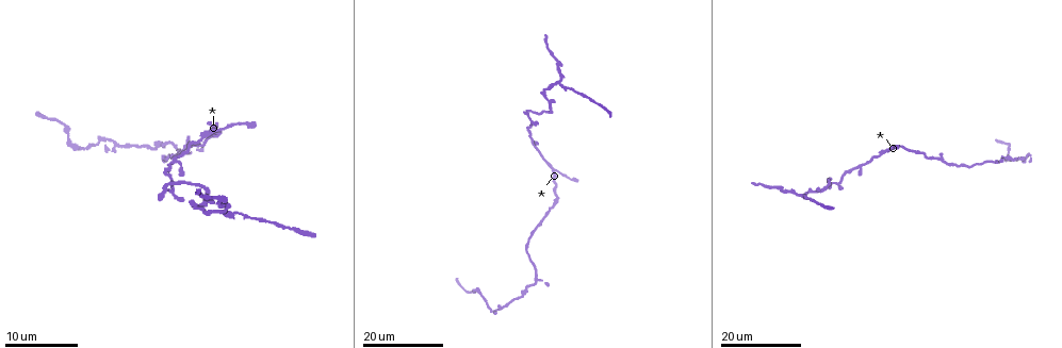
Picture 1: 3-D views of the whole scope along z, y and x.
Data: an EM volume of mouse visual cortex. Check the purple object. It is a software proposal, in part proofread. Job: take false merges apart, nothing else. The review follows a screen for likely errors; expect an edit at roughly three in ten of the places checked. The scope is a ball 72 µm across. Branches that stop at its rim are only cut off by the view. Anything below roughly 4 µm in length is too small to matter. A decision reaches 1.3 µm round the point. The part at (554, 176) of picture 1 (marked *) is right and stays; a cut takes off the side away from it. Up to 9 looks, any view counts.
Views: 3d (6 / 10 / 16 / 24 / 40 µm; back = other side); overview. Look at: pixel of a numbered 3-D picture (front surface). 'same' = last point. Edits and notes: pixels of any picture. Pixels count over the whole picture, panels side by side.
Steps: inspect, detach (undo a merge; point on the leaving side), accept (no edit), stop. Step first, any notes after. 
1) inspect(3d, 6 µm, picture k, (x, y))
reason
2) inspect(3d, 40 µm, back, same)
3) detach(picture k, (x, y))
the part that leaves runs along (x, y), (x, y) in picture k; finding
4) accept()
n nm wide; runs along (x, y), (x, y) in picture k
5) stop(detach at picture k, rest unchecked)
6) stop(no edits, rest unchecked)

inspect(3d, 16 µm, picture 1, (214, 131))

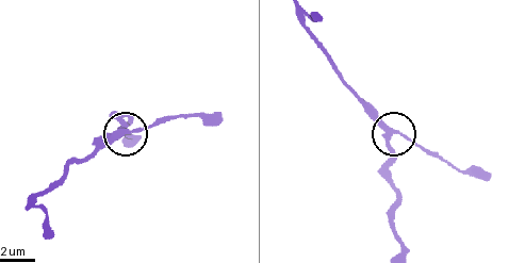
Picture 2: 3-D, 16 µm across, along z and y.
inspect(3d, 6 µm, picture 2, (125, 133))
zoom in

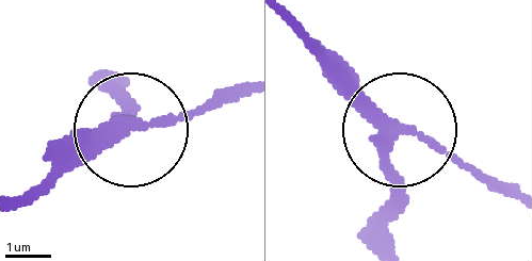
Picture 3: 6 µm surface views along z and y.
accept()
3 arms; one cell here

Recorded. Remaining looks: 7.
inspect(3d, 24 µm, picture 1, (221, 212))
arms part here

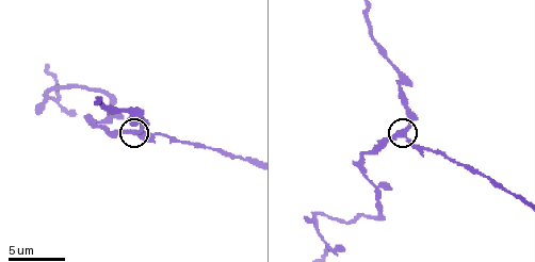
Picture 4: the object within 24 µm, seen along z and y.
inspect(3d, 6 µm, picture 4, (404, 132))
closer look

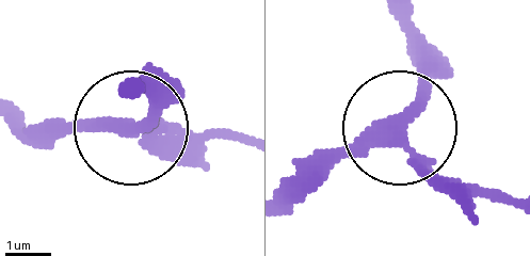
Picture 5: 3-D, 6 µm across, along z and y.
detach(picture 5, (201, 154))
3 arms; the part that leaves runs along (150, 139), (238, 139) in picture 5; a second cell is stuck on

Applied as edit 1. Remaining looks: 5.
inspect(3d, 6 µm, picture 4, (375, 195))
calibre changes

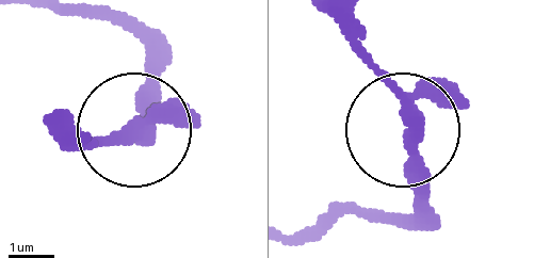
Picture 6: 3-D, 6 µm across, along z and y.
inspect(3d, 6 µm, back, picture 6, (412, 134))

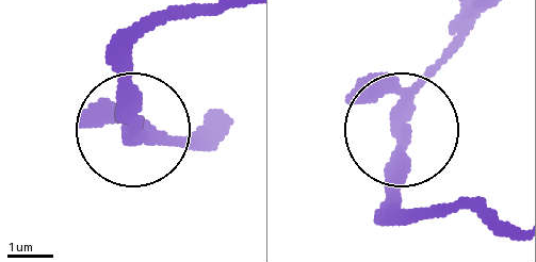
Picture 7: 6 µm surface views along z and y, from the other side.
accept()
runs along (475, 219), (395, 196), (410, 93), (460, 39) in picture 7; all the same cell

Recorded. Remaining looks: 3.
inspect(3d, 24 µm, picture 1, (968, 166))
sudden change in width

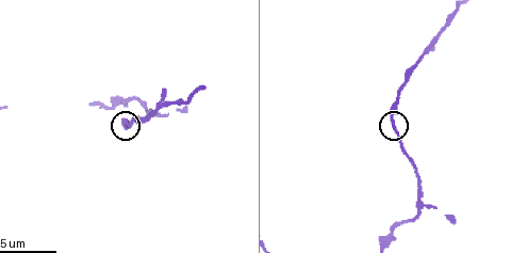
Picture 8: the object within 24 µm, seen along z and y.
inspect(3d, 6 µm, picture 8, (391, 123))

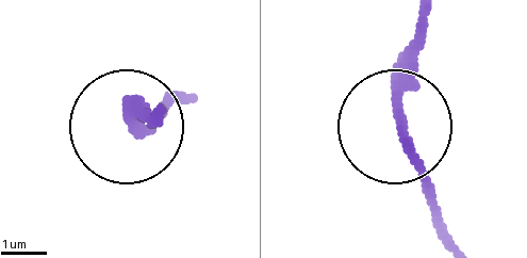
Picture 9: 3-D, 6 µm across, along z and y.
inspect(3d, 6 µm, back, picture 9, (403, 130))

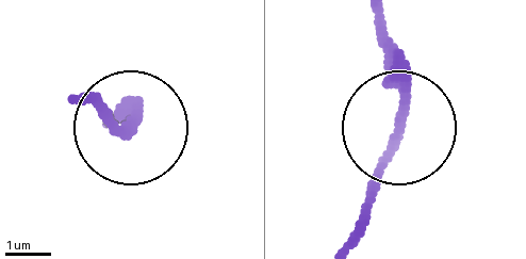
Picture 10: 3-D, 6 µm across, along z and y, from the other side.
accept()
one cell here

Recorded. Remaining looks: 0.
stop(detach at picture 5, rest unchecked)

